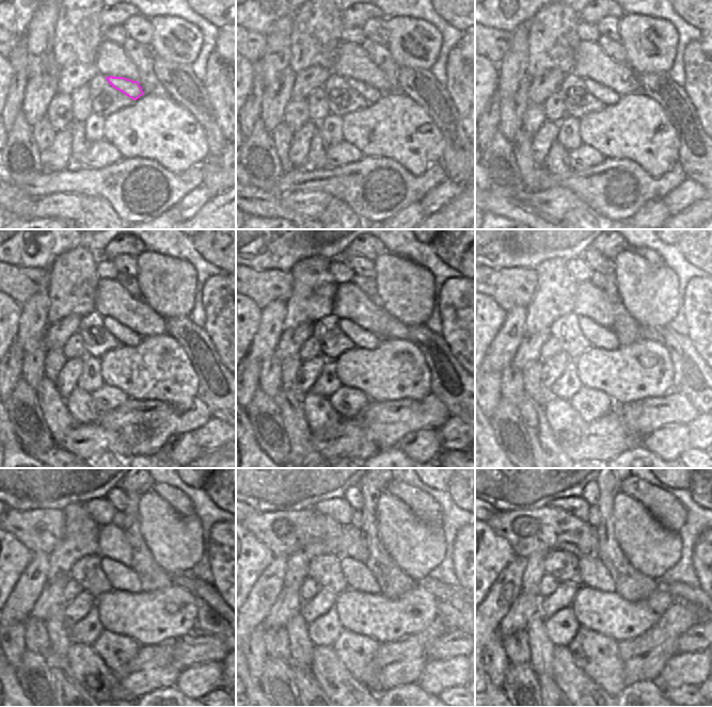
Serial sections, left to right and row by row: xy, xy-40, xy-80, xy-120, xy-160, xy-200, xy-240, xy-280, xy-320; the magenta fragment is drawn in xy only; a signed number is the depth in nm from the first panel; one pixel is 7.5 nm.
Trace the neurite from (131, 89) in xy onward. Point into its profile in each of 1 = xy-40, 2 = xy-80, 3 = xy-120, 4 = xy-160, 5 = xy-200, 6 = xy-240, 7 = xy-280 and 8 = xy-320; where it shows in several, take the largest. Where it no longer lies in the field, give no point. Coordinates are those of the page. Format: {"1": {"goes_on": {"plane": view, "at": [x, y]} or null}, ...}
{"1": {"goes_on": {"plane": "xy-40", "at": [372, 94]}}, "2": {"goes_on": {"plane": "xy-80", "at": [607, 96]}}, "3": {"goes_on": {"plane": "xy-120", "at": [126, 336]}}, "4": {"goes_on": {"plane": "xy-160", "at": [362, 338]}}, "5": {"goes_on": {"plane": "xy-200", "at": [599, 336]}}, "6": {"goes_on": {"plane": "xy-240", "at": [122, 578]}}, "7": {"goes_on": {"plane": "xy-280", "at": [358, 576]}}, "8": {"goes_on": {"plane": "xy-320", "at": [595, 575]}}}

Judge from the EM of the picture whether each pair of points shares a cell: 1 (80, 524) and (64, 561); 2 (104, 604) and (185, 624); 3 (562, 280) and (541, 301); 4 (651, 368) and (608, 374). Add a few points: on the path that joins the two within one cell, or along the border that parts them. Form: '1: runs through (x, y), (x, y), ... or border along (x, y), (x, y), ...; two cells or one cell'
1: runs through (80, 533), (80, 540), (68, 551); one cell
2: runs through (124, 612), (143, 616), (164, 616); one cell
3: runs through (556, 286), (547, 295); one cell
4: runs through (641, 370), (619, 373); one cell

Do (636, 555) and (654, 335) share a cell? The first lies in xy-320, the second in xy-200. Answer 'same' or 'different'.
different

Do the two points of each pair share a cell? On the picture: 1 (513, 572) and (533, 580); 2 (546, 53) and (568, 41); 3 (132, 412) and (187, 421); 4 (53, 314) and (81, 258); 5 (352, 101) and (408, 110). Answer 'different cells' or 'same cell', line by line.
1: different cells
2: same cell
3: same cell
4: same cell
5: different cells

